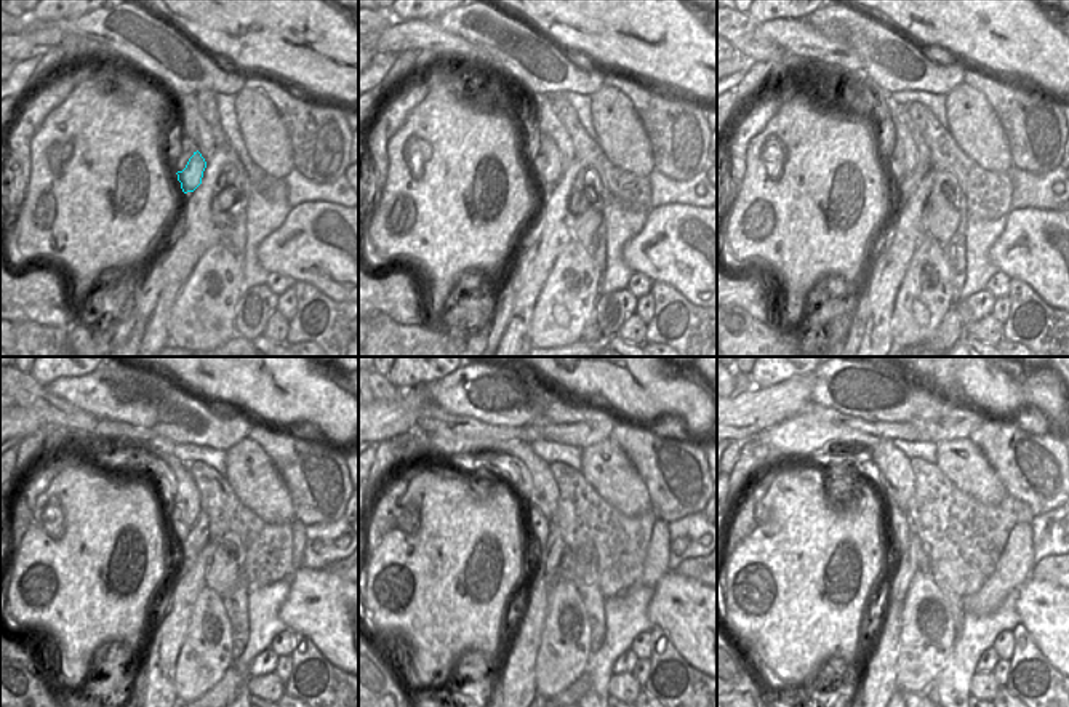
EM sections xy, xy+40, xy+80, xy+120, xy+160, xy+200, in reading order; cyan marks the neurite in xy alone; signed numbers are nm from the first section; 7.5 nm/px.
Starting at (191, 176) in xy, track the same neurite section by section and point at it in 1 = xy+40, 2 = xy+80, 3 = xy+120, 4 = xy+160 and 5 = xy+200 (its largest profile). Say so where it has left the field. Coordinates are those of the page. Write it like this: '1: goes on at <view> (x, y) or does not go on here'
1: goes on at xy+40 (552, 171)
2: goes on at xy+80 (903, 138)
3: goes on at xy+120 (188, 501)
4: goes on at xy+160 (436, 437)
5: goes on at xy+200 (800, 439)

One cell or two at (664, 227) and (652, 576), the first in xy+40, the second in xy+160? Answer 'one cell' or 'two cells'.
two cells

